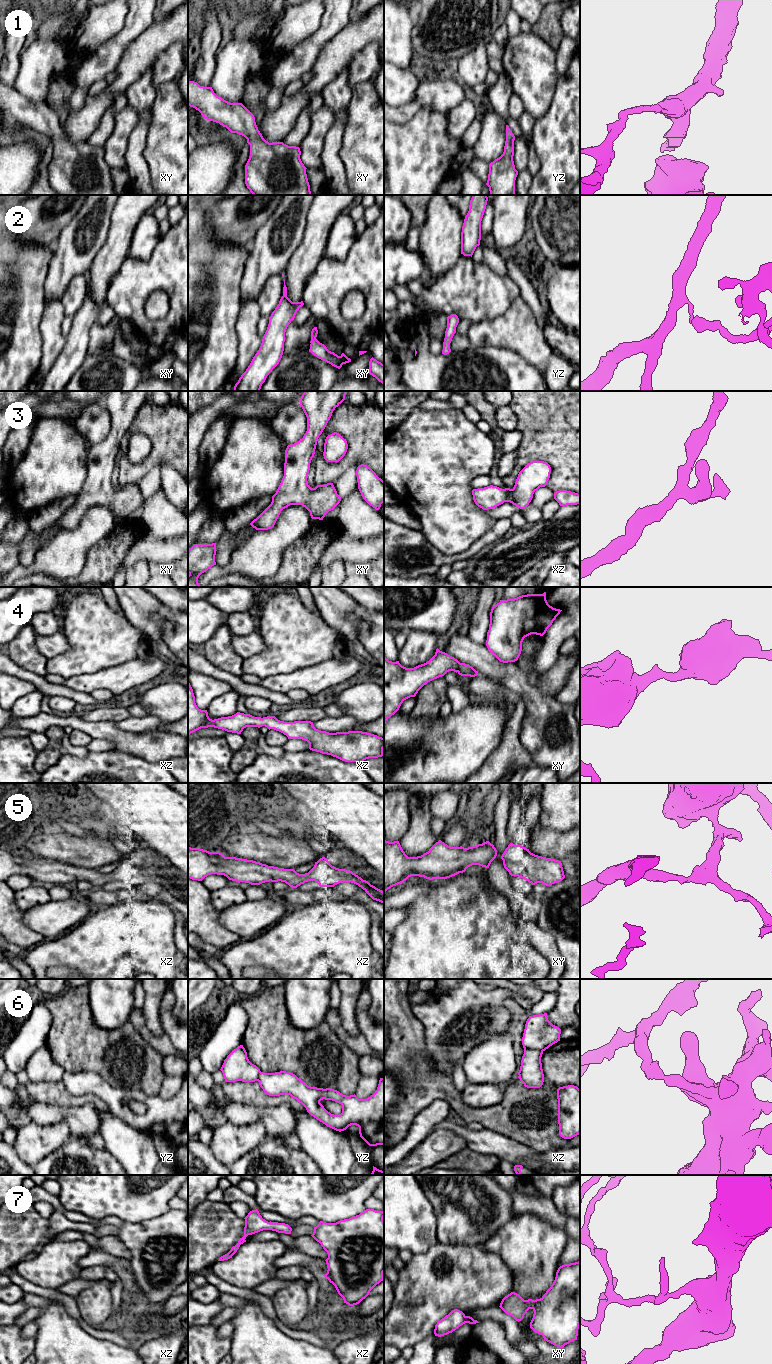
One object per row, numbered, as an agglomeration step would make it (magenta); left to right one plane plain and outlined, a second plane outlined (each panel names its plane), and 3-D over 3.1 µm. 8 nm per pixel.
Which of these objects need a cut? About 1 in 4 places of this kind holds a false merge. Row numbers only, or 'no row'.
6

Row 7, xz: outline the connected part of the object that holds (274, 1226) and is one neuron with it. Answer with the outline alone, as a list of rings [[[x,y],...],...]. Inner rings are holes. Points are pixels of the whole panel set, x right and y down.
[[[257,1209],[250,1211],[244,1219],[245,1219],[244,1236],[240,1238],[238,1243],[235,1246],[233,1246],[227,1254],[221,1256],[218,1261],[224,1261],[232,1258],[232,1256],[239,1249],[240,1245],[246,1242],[245,1239],[248,1235],[252,1235],[263,1230],[272,1230],[278,1233],[285,1233],[285,1234],[291,1234],[292,1231],[292,1228],[288,1224],[266,1221],[265,1219],[262,1218]]]

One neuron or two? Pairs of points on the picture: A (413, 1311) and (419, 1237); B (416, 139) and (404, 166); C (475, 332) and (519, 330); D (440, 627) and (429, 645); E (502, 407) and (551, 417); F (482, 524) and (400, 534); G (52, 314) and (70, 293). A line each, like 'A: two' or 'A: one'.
A: two
B: one
C: one
D: two
E: two
F: two
G: two

